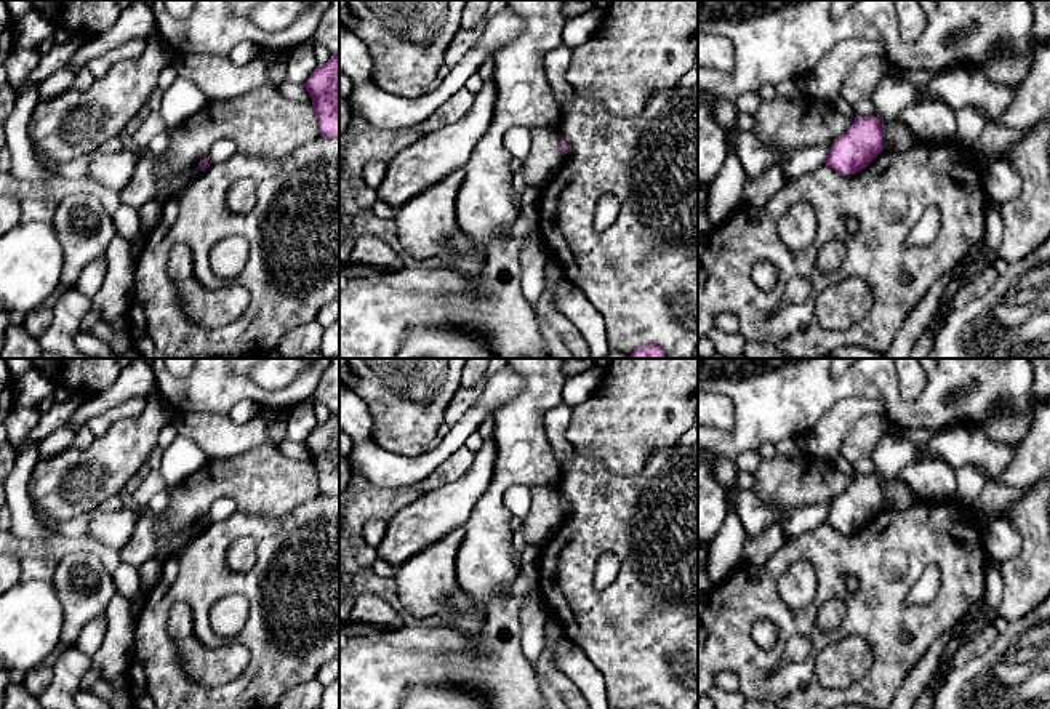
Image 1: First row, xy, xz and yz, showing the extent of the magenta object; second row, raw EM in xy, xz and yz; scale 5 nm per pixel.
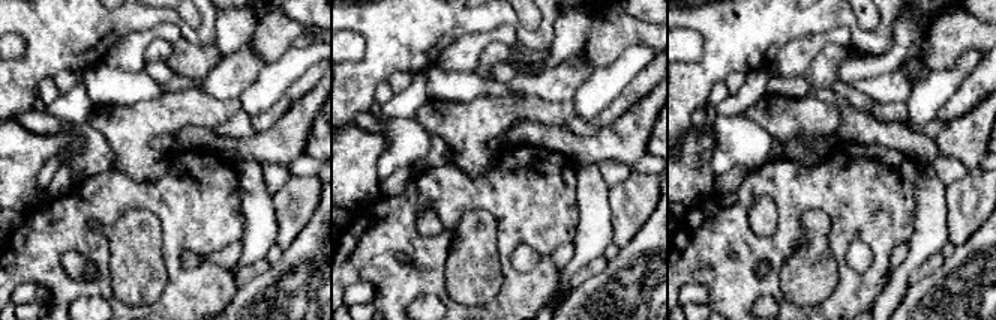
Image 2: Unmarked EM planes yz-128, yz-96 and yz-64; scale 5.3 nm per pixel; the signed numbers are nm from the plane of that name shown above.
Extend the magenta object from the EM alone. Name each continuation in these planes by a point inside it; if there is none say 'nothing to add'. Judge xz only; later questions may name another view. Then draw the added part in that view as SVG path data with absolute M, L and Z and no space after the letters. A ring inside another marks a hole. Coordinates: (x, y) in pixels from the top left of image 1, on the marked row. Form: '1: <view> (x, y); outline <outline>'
nothing to add

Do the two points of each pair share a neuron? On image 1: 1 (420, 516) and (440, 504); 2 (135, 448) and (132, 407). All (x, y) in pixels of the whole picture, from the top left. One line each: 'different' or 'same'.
1: same
2: different

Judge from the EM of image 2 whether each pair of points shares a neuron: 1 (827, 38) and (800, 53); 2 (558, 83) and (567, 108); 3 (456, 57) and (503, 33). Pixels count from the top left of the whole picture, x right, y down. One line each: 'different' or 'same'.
1: same
2: different
3: same

